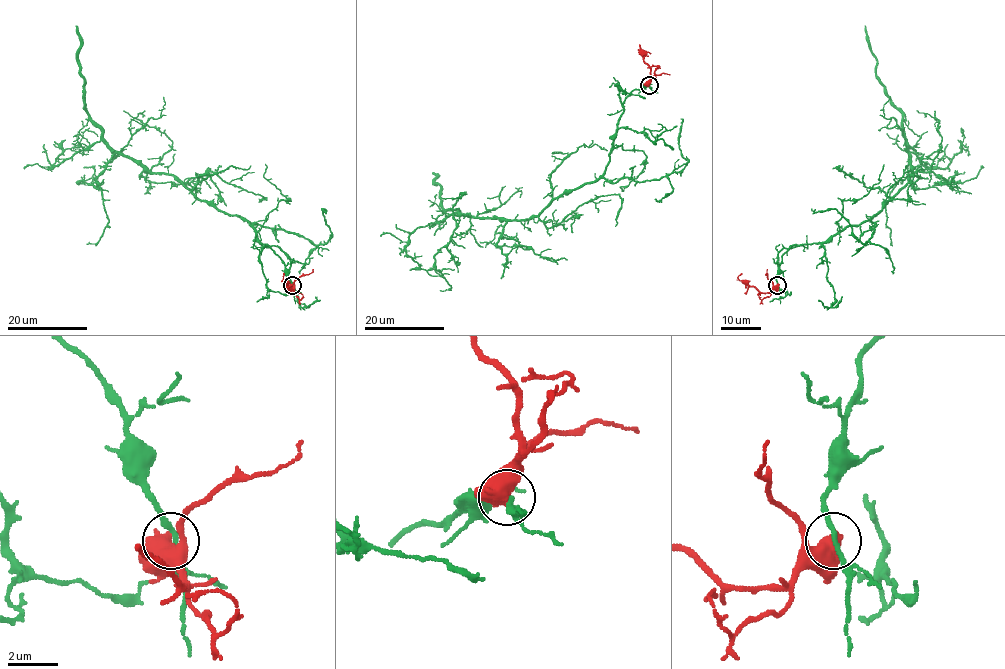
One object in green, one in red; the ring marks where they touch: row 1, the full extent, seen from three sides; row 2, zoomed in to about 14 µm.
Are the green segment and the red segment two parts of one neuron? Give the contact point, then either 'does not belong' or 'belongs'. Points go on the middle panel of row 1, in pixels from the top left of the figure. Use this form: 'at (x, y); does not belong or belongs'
at (649, 85); does not belong

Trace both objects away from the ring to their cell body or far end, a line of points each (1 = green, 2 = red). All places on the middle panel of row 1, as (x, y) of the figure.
1: (649, 85), (625, 99), (593, 181), (529, 219), (455, 213), (417, 228), (406, 252), (422, 269), (454, 269)
2: (649, 85), (651, 68), (644, 61), (640, 49)

